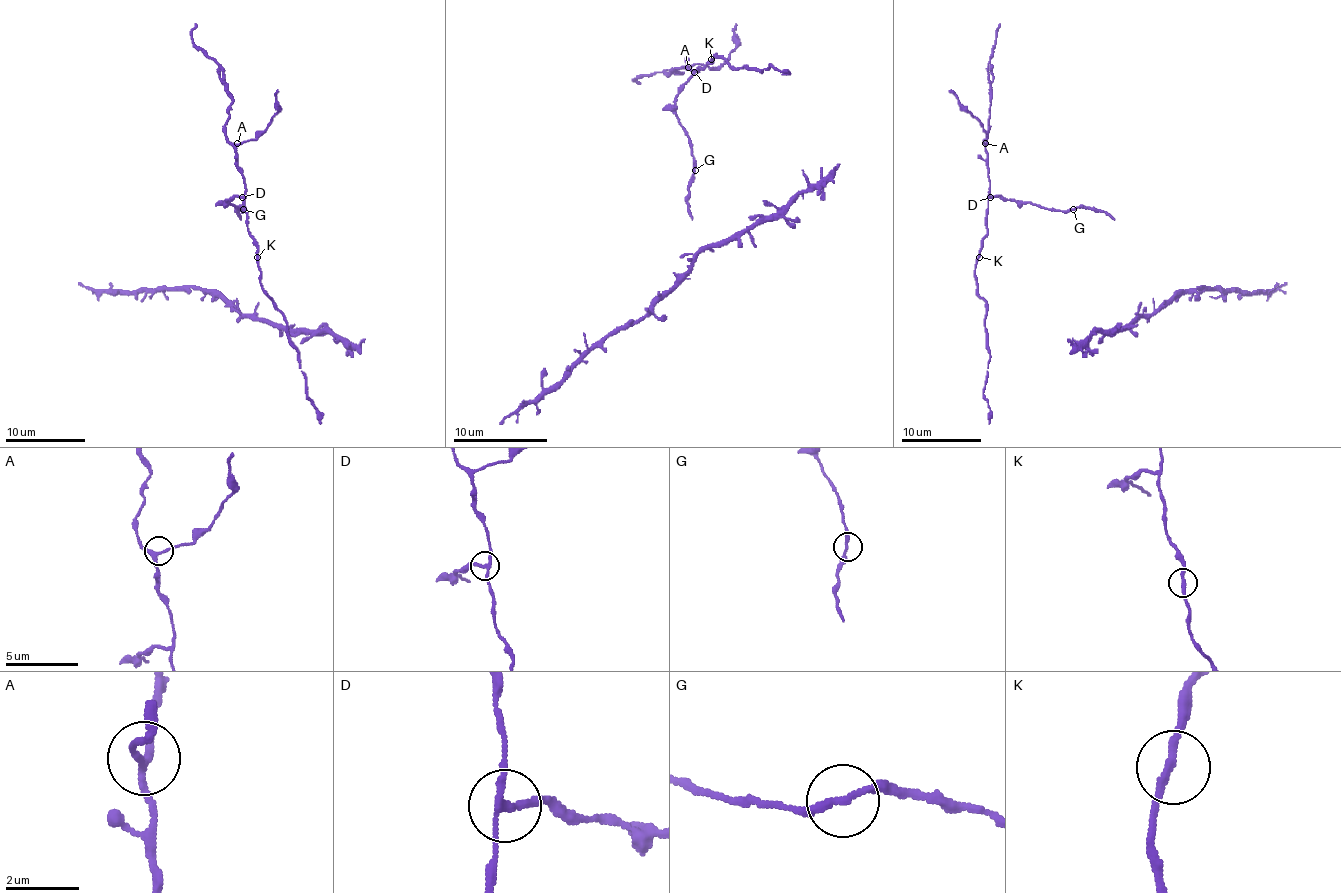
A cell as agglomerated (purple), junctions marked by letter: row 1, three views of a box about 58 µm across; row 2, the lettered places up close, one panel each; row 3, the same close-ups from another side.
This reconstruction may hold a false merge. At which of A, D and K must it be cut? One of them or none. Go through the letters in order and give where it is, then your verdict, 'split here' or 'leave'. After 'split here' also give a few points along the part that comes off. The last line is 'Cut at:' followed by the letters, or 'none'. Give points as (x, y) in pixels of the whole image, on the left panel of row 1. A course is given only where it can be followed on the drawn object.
A: at (237, 143); leave
D: at (242, 197); split here; foreign part runs (243, 197), (227, 201), (241, 211), (241, 207), (237, 209), (241, 219)
K: at (257, 257); leave
Cut at: D

